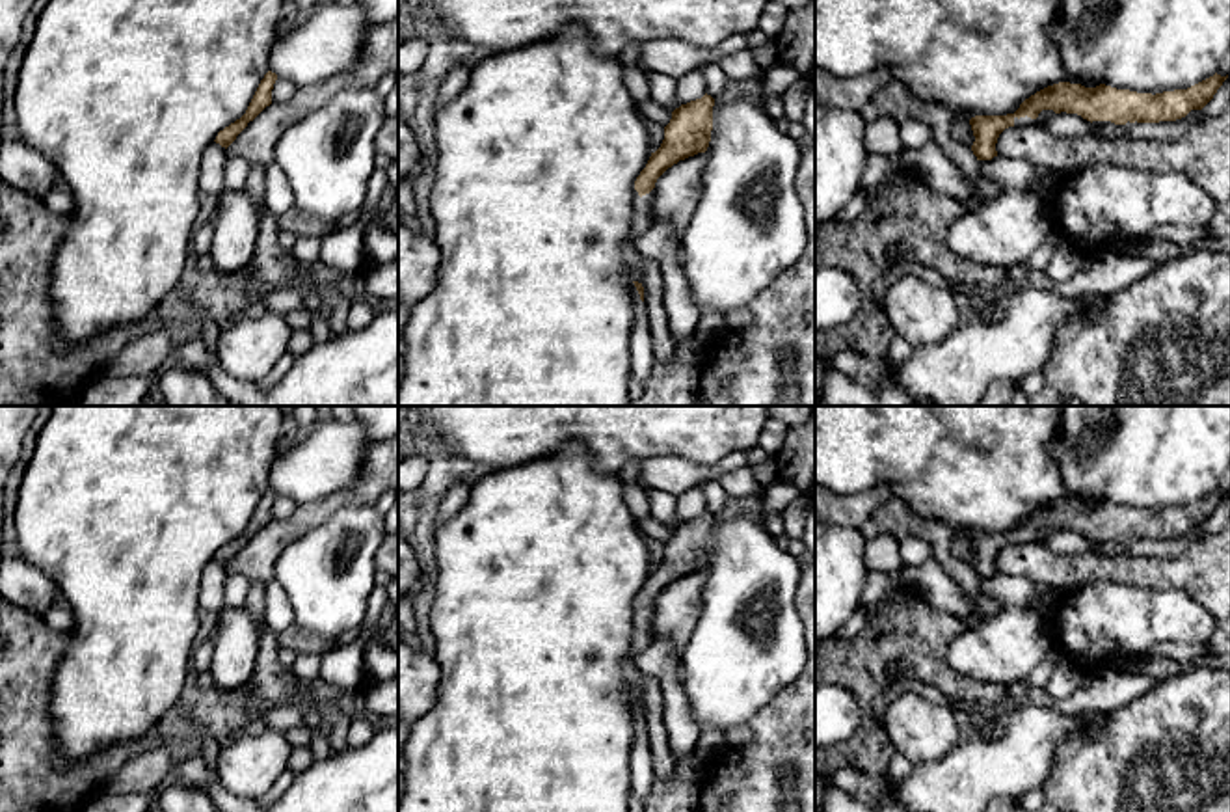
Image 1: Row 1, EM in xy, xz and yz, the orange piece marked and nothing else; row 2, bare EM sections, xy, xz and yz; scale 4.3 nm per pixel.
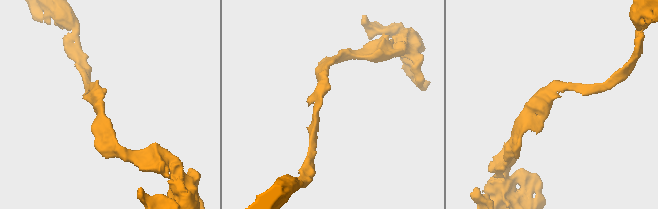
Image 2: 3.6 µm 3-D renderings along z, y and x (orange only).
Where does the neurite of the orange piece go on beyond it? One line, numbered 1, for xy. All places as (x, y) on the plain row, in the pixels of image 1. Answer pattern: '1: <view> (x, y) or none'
1: none

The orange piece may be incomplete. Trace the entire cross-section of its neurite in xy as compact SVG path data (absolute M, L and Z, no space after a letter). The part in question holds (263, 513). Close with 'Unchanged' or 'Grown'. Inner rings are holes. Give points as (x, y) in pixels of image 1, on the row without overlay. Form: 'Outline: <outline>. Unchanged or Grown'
Outline: M272 488L264 492L246 531L229 544L225 544L223 548L220 548L214 557L216 561L227 566L236 557L236 553L247 544L247 540L253 538L266 523L272 521L272 507L275 497L277 492Z. Unchanged

